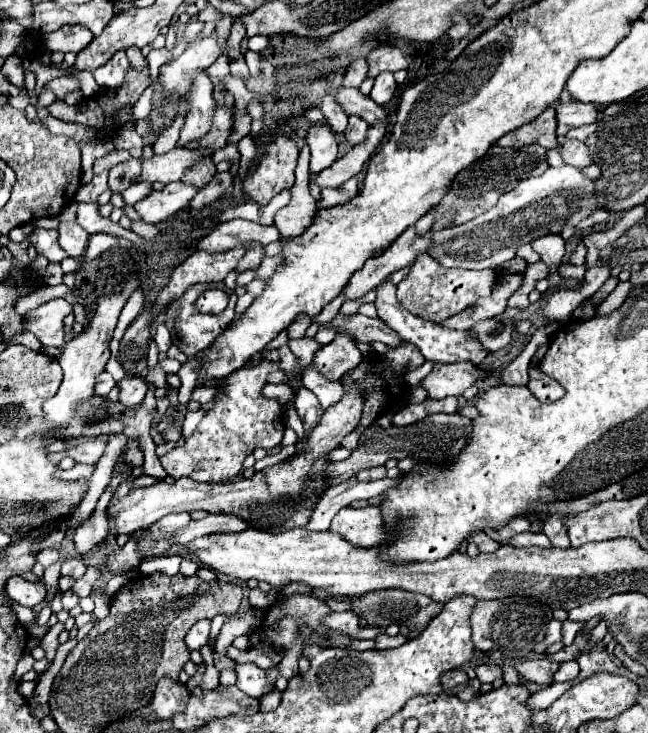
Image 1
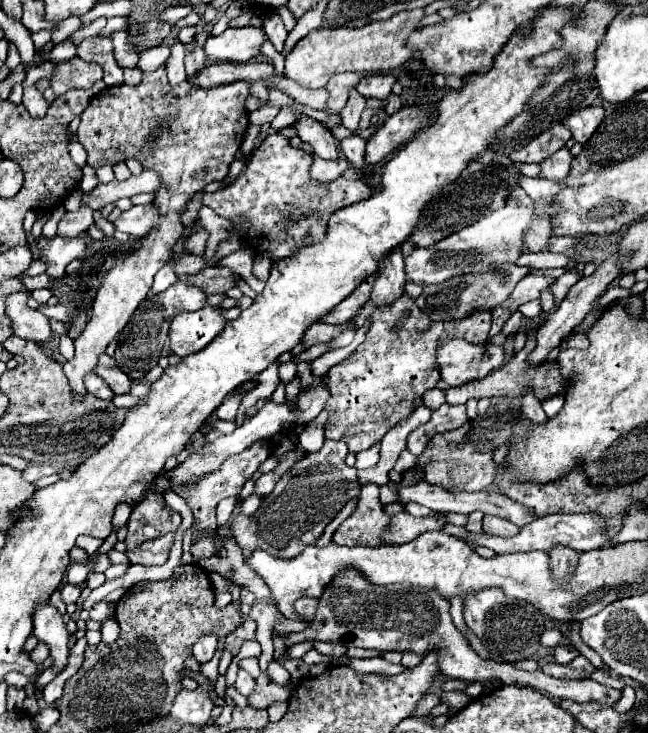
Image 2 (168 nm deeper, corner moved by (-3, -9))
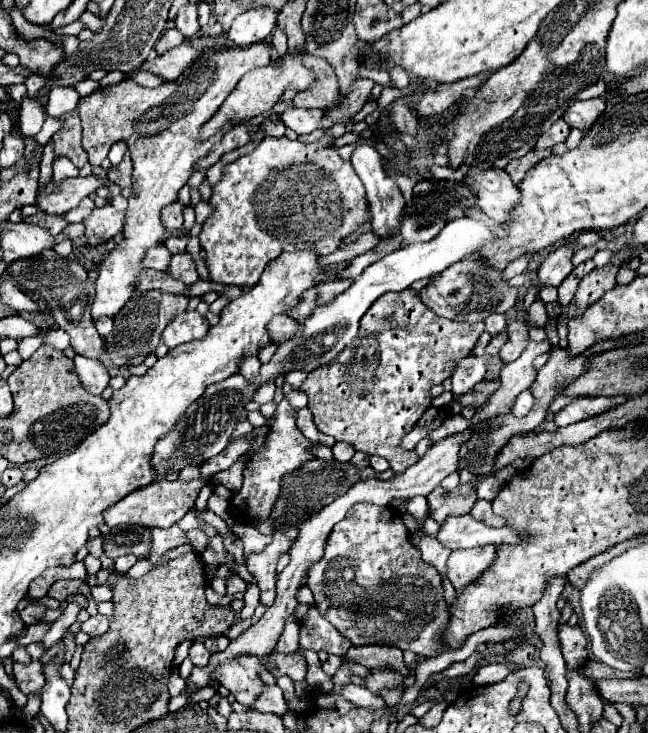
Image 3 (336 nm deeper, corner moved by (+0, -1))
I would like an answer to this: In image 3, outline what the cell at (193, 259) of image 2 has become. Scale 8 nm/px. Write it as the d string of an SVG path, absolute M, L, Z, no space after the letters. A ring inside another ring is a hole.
M155 246L153 250L147 250L143 266L153 270L165 270L169 266L169 260L171 260L171 252L165 246Z

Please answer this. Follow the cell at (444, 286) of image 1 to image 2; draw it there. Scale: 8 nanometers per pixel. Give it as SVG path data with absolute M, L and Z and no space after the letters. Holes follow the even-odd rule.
M408 294L398 298L390 308L374 310L372 328L366 332L364 344L328 372L330 398L326 410L330 412L330 420L326 424L326 438L344 438L352 454L370 448L422 404L422 394L426 390L436 388L440 380L436 348L450 338L486 342L488 330L490 312L486 310L474 310L466 318L454 322L432 322Z

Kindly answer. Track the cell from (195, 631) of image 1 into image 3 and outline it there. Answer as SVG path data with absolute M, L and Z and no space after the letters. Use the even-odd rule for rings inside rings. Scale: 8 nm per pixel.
M195 640L193 646L189 648L189 660L191 660L195 666L207 666L207 664L209 664L209 658L211 658L211 652L203 646L203 642Z

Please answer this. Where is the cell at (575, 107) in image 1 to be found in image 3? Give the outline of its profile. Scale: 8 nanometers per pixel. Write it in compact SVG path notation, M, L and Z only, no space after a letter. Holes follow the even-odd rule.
M589 98L589 100L573 102L573 106L569 106L569 110L565 110L563 120L571 128L589 130L593 126L593 122L601 116L603 110L605 110L605 100L603 98Z

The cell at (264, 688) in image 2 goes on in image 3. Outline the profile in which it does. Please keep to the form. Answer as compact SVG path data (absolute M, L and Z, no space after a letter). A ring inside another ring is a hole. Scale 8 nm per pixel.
M265 686L265 690L261 692L261 696L259 696L257 700L259 700L259 702L253 704L253 710L275 712L275 714L279 714L279 716L285 716L287 710L289 710L279 686Z

